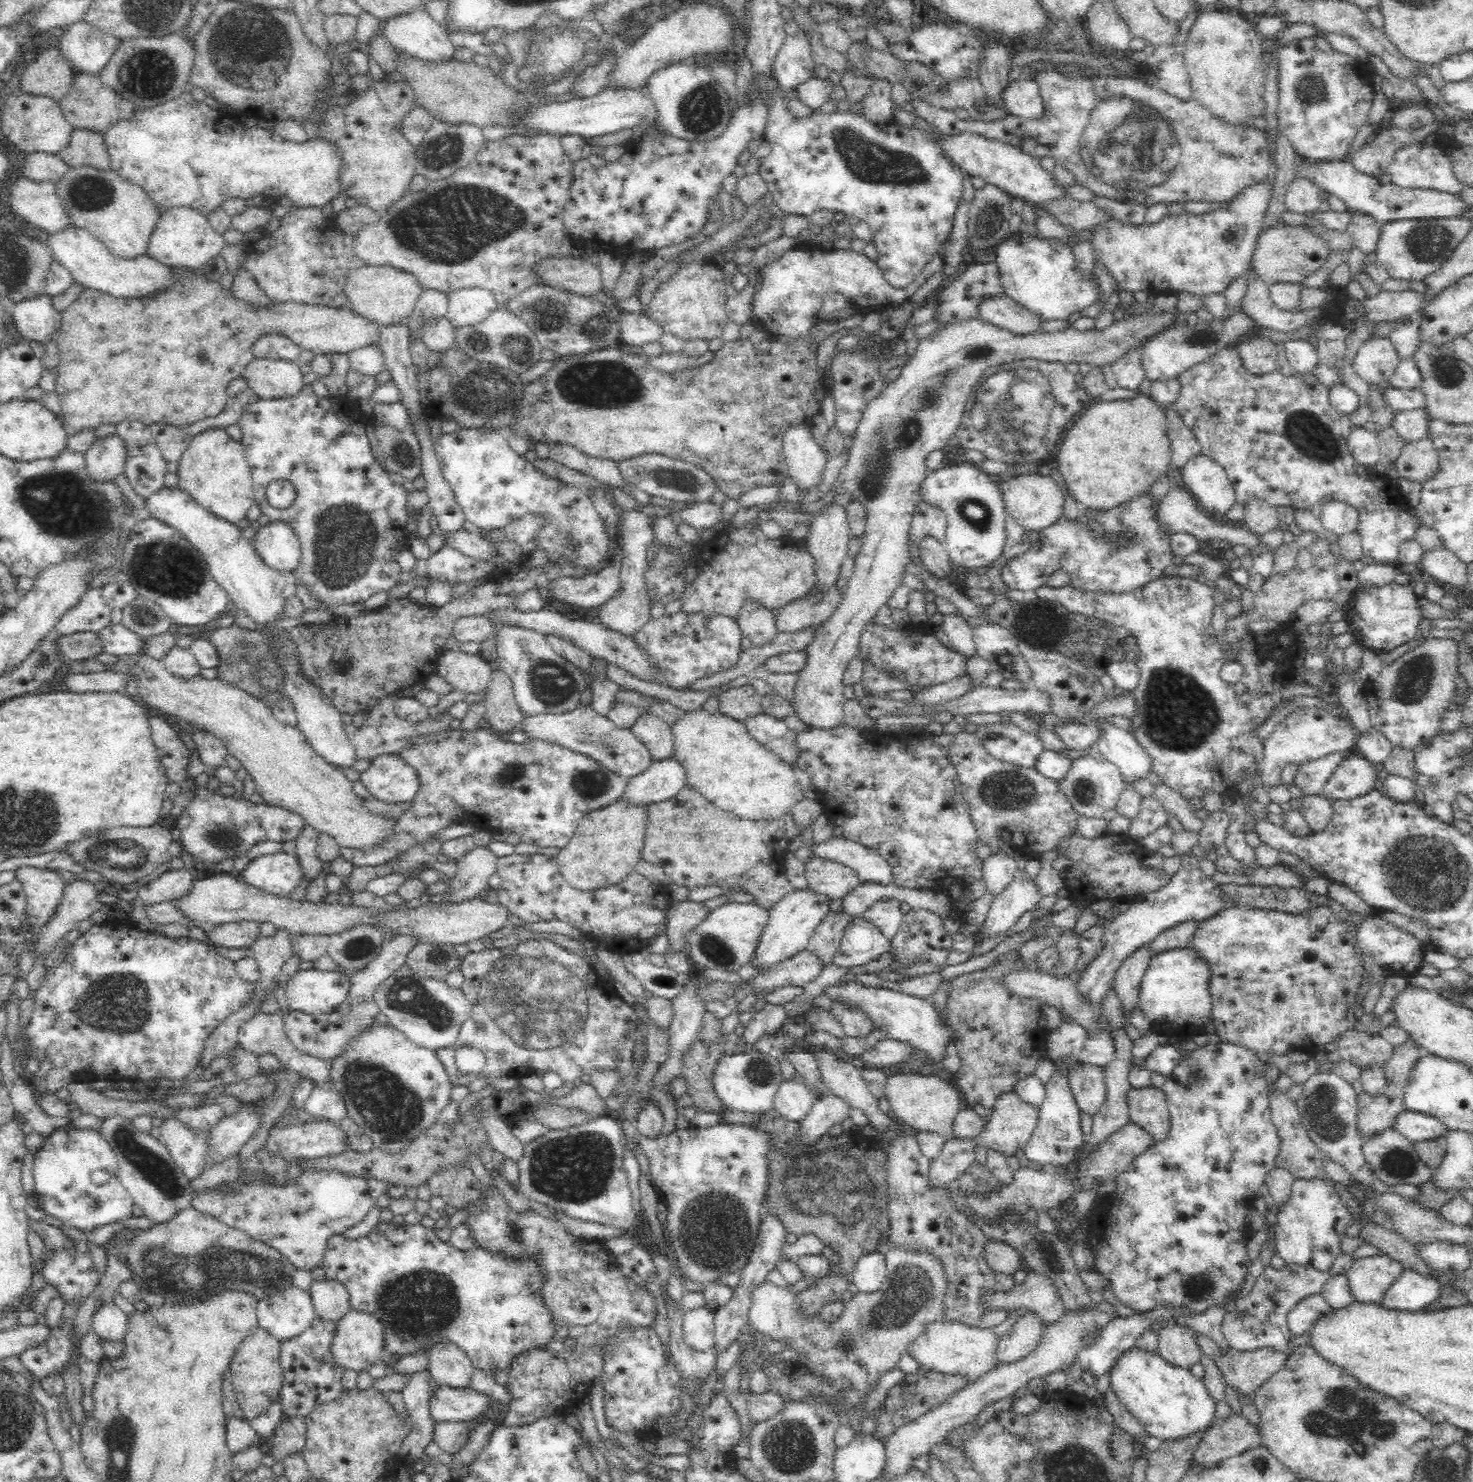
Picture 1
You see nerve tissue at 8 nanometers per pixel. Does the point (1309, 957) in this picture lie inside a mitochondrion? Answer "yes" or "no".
no

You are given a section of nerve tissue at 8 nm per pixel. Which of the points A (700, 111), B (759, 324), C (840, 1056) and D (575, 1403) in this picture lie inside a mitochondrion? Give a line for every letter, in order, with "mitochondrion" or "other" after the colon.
A: mitochondrion
B: other
C: other
D: other

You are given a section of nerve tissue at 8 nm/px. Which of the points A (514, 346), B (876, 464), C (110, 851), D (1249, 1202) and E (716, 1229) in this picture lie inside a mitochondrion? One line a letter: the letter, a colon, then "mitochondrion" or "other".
A: mitochondrion
B: mitochondrion
C: mitochondrion
D: other
E: mitochondrion

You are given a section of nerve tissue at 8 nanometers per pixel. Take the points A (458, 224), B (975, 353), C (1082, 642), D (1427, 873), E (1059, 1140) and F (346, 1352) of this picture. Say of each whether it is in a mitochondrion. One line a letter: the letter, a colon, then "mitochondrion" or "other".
A: mitochondrion
B: mitochondrion
C: other
D: mitochondrion
E: mitochondrion
F: other

